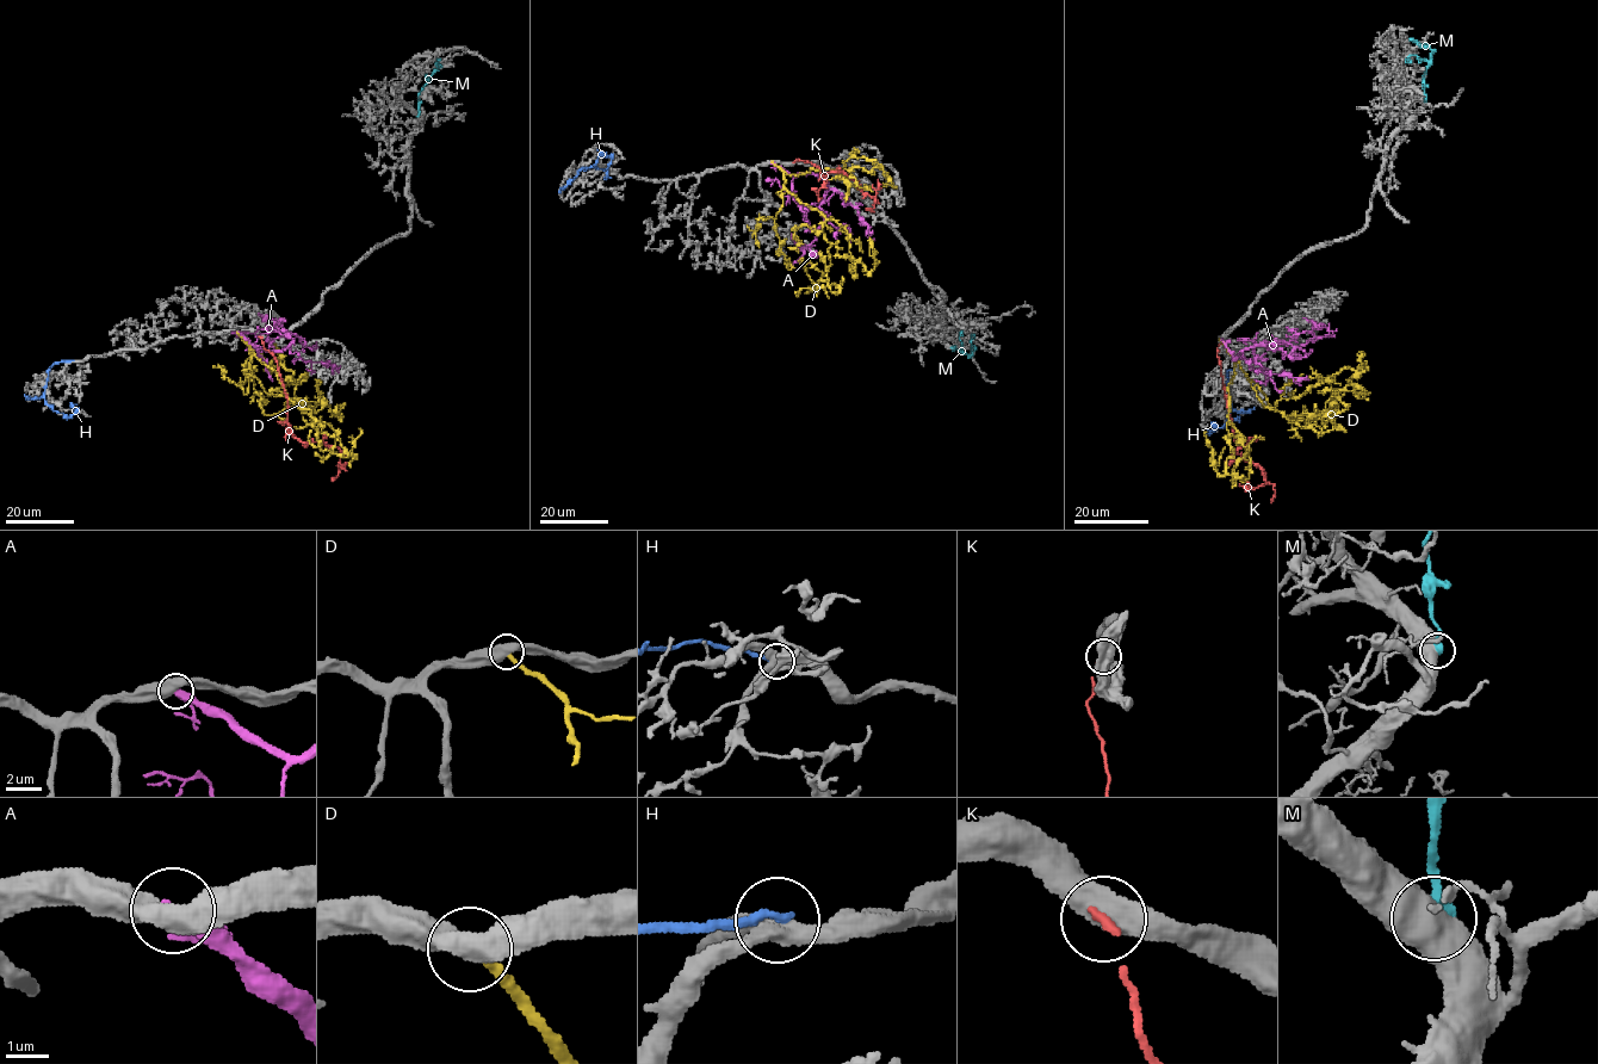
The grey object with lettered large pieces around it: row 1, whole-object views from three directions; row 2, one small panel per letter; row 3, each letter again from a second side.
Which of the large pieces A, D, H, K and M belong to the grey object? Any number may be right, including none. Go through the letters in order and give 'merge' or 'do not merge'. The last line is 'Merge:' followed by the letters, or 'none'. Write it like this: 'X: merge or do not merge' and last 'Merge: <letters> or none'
A: do not merge
D: do not merge
H: do not merge
K: do not merge
M: do not merge
Merge: none

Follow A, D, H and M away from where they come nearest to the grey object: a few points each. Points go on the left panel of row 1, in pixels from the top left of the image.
A: (237, 333), (268, 351), (280, 351), (292, 341), (276, 325), (262, 333), (258, 342)
D: (237, 334), (264, 390), (290, 398), (287, 407), (296, 404), (293, 372), (277, 358), (266, 367), (271, 373)
H: (73, 360), (56, 363), (44, 389), (45, 401), (54, 410), (67, 416), (78, 412), (69, 407)
M: (419, 113), (419, 93), (439, 60)

